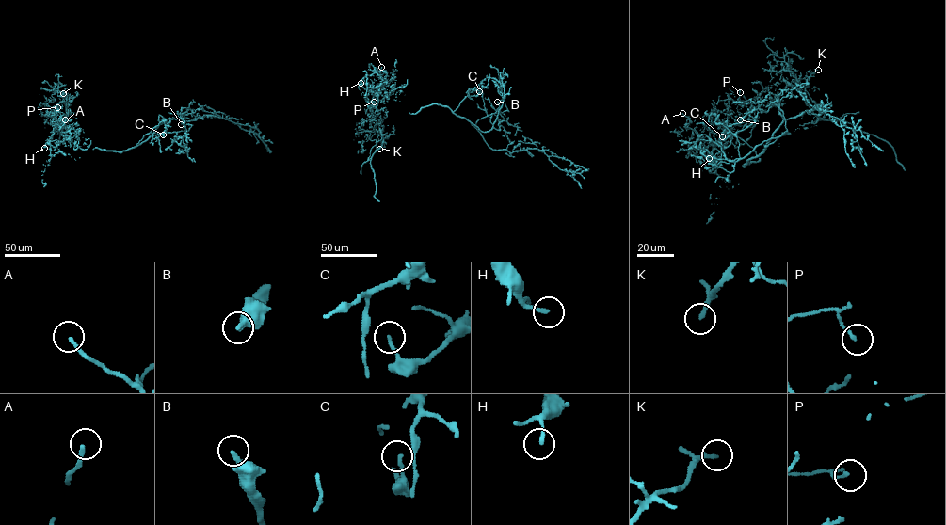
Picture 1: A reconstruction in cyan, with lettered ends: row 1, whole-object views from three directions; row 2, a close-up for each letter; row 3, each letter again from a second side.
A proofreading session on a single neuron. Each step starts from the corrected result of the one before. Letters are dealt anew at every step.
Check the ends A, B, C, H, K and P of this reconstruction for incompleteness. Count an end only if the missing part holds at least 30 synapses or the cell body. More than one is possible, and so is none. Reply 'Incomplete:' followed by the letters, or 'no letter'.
Incomplete: K

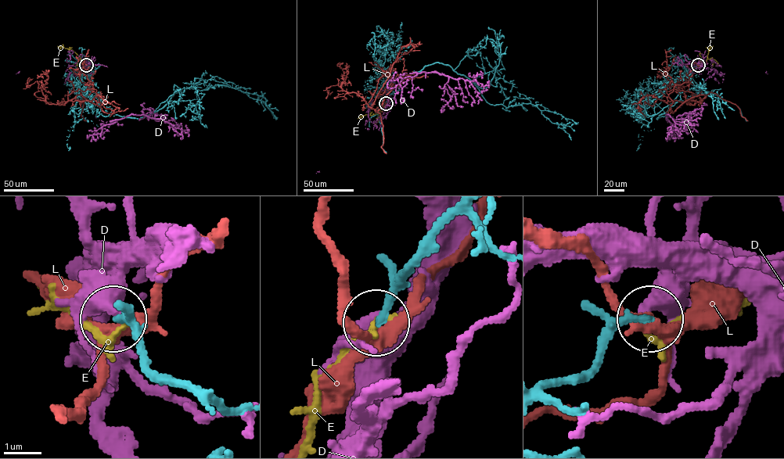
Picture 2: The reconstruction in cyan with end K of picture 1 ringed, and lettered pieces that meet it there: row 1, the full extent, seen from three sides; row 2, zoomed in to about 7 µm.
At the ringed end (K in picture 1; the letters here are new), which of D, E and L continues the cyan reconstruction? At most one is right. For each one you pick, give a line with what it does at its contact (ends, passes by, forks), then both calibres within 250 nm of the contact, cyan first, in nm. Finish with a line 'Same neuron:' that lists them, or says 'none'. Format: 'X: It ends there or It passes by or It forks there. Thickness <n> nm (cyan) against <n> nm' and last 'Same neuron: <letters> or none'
Same neuron: none

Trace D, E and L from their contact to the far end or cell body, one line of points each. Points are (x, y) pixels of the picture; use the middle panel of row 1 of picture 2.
D: (386, 103), (385, 112), (371, 122), (368, 109), (402, 74), (436, 72), (478, 82), (484, 91), (487, 88)
E: (386, 103), (379, 112), (357, 118)
L: (386, 103), (379, 93), (397, 74), (415, 77), (373, 109), (399, 51), (415, 44), (409, 51)

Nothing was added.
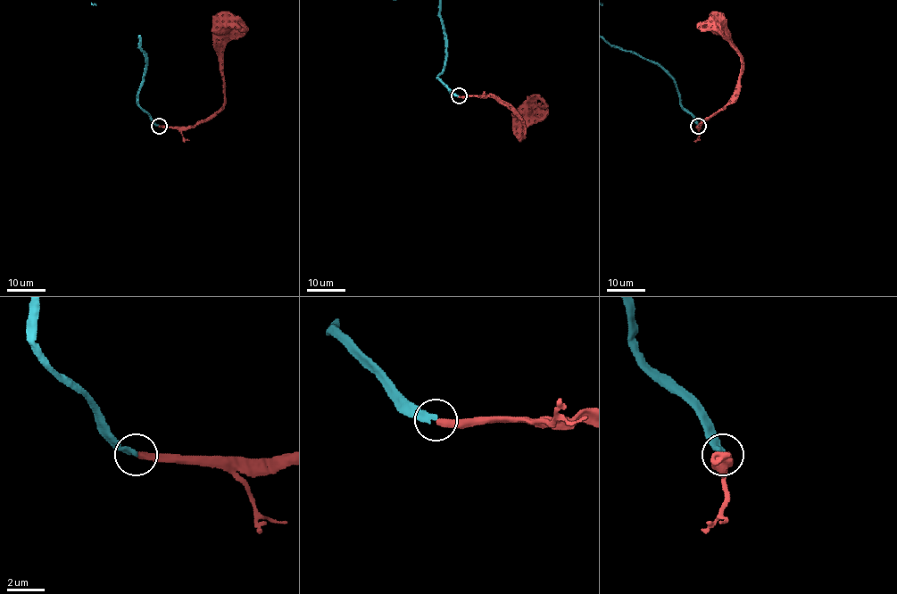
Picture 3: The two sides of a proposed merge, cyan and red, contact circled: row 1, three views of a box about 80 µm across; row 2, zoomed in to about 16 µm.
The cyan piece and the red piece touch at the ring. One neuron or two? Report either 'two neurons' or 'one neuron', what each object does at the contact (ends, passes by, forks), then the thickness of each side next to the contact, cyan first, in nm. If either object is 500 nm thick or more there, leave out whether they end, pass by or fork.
one neuron; cyan ends; red ends; calibres 280 and 360 nm

